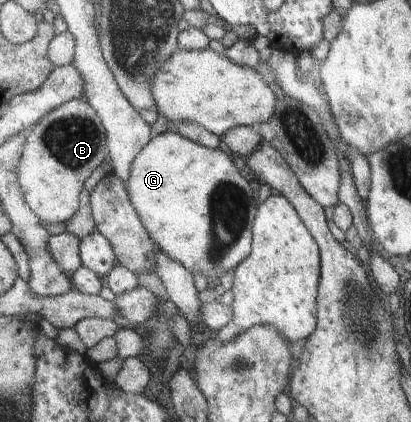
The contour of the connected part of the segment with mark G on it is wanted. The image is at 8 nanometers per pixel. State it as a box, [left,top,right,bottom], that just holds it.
[127,131,260,279]

